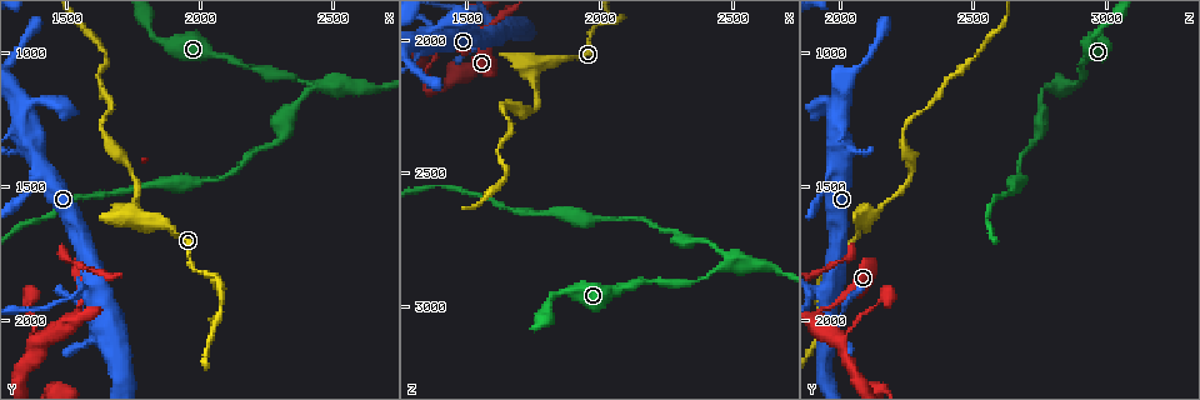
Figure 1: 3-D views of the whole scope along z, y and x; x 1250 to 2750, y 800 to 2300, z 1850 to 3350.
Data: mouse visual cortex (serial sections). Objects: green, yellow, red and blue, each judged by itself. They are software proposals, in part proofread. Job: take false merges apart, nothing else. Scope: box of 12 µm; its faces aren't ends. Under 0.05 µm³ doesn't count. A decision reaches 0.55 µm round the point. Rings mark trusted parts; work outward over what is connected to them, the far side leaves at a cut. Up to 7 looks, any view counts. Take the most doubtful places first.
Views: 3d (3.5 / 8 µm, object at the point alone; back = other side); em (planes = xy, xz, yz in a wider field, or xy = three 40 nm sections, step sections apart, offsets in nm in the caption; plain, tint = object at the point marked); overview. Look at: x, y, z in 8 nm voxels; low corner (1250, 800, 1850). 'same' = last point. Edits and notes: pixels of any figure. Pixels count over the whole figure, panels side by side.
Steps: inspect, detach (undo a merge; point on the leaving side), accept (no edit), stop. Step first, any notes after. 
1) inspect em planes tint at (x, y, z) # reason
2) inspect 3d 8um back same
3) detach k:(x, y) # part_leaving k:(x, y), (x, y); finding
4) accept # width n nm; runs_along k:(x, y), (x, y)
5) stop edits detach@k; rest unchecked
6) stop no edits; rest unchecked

inspect 3d 3.5um at (1750, 1610, 2100) # sharp bend

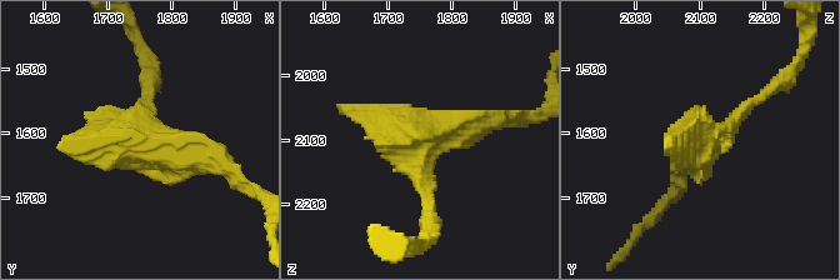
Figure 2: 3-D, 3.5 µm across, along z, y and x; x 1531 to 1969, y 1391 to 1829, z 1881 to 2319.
inspect em xy step 1 tint at (1760, 1620, 2100) # now the EM

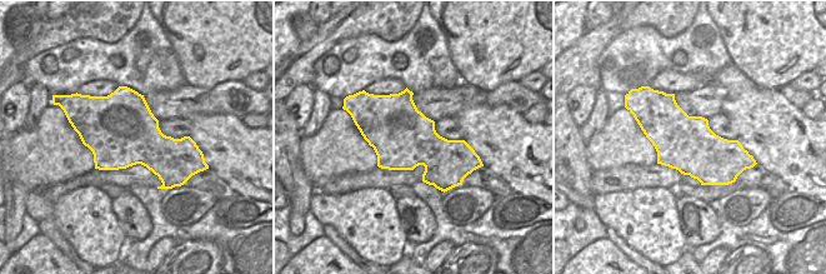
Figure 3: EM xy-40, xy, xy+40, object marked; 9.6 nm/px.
accept # runs_along 2:(501, 119), (424, 141), (428, 205); continuous, no second cell

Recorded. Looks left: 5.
inspect 3d 3.5um at (1620, 1290, 2240) # sharp bend

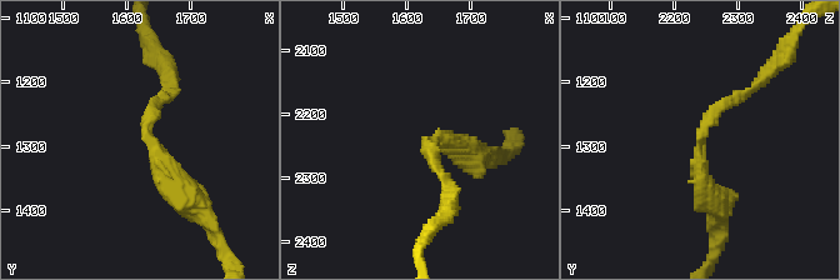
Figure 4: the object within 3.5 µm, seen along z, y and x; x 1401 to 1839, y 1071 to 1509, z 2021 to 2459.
inspect em xy step 1 tint at (1630, 1280, 2240) # arm_widths 150, 300 nm

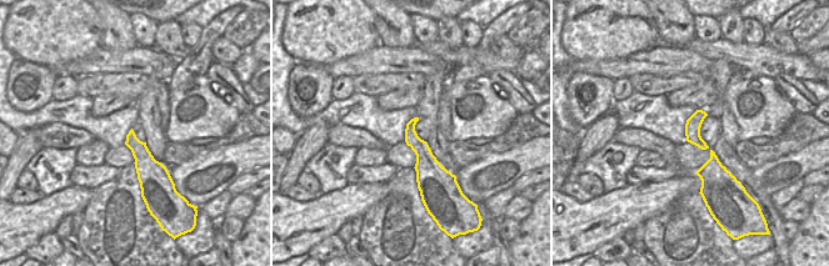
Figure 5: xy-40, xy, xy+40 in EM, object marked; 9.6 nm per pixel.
accept # runs_along 4:(714, 200), (698, 165), (704, 128), (755, 85); one cell here

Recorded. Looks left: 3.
inspect 3d 8um at (1530, 1950, 1950) # three-way junction

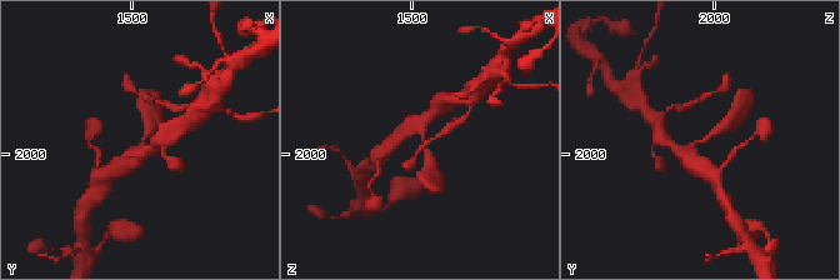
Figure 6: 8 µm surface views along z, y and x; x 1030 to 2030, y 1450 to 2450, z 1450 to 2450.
inspect em planes tint at (1530, 1960, 1960)

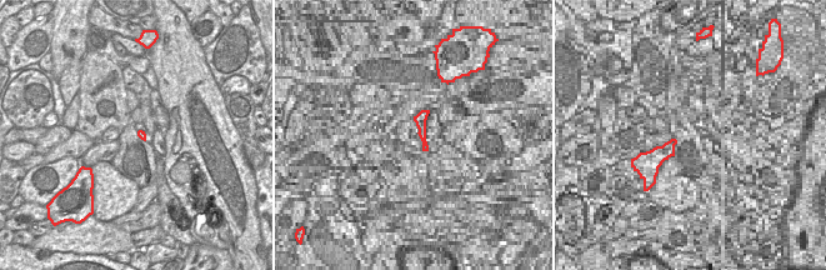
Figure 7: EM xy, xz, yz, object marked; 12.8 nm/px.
accept # arms 3; runs_along 6:(728, 120), (693, 144), (693, 164); continuous, no second cell

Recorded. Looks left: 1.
stop no edits; rest unchecked

